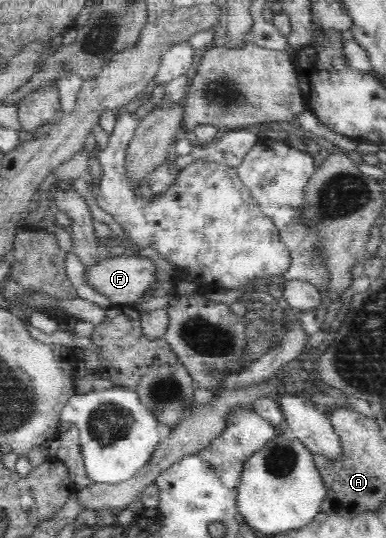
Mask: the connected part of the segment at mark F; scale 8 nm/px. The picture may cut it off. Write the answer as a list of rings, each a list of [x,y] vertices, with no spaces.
[[[146,257],[104,258],[98,265],[88,268],[85,276],[86,283],[100,295],[106,296],[111,304],[133,305],[143,298],[142,293],[150,289],[150,283],[154,281],[154,263]]]

